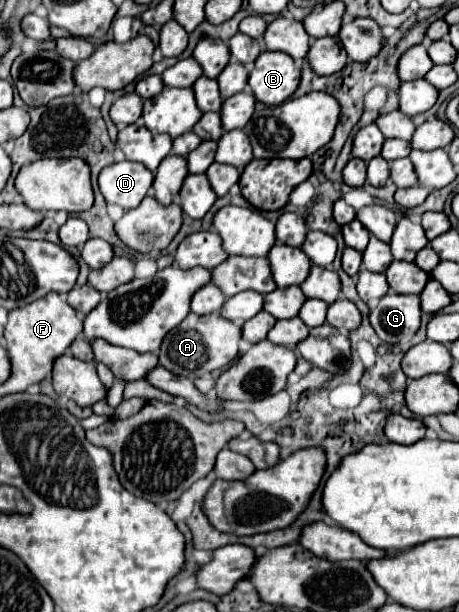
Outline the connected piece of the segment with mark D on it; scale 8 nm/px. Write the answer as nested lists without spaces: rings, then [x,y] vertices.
[[[122,161],[110,167],[104,167],[98,177],[100,191],[106,203],[114,203],[128,209],[134,209],[142,203],[148,189],[152,187],[154,173],[148,171],[142,163]]]

